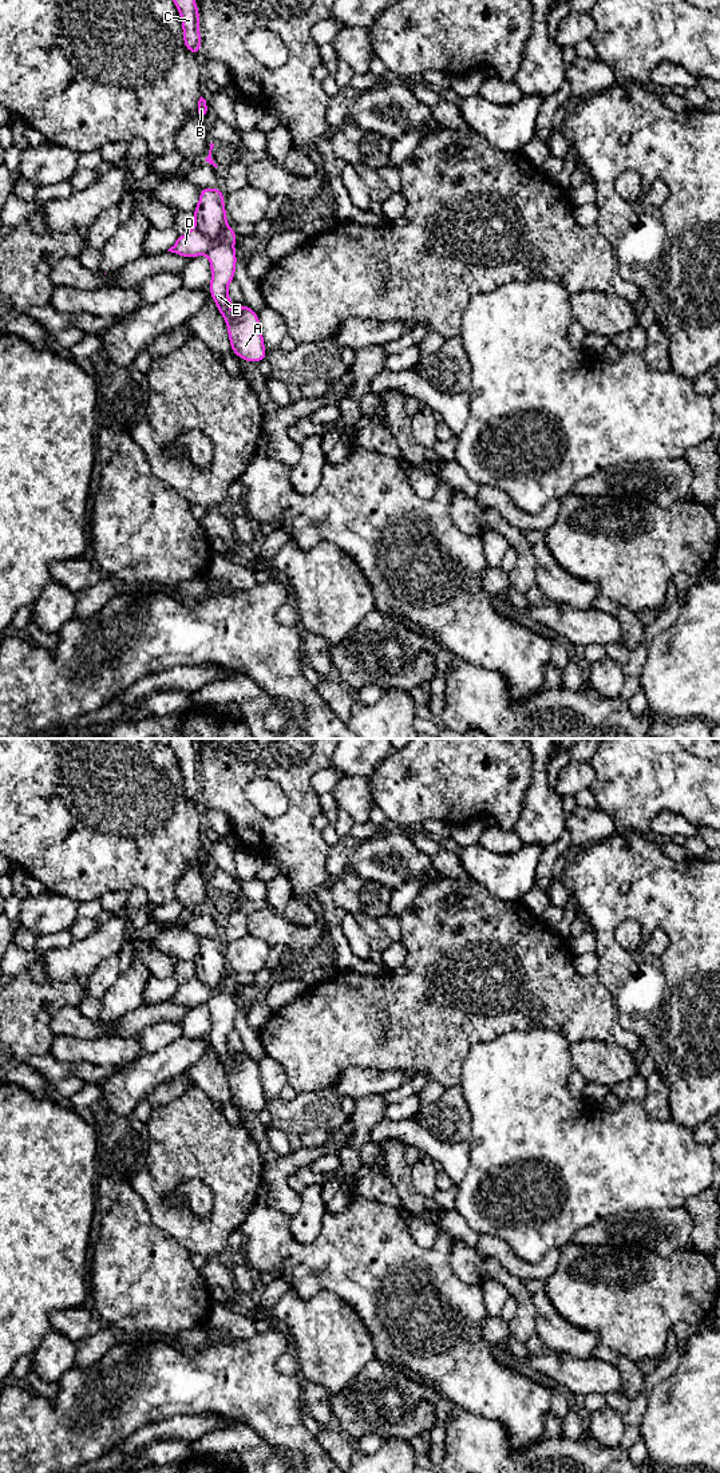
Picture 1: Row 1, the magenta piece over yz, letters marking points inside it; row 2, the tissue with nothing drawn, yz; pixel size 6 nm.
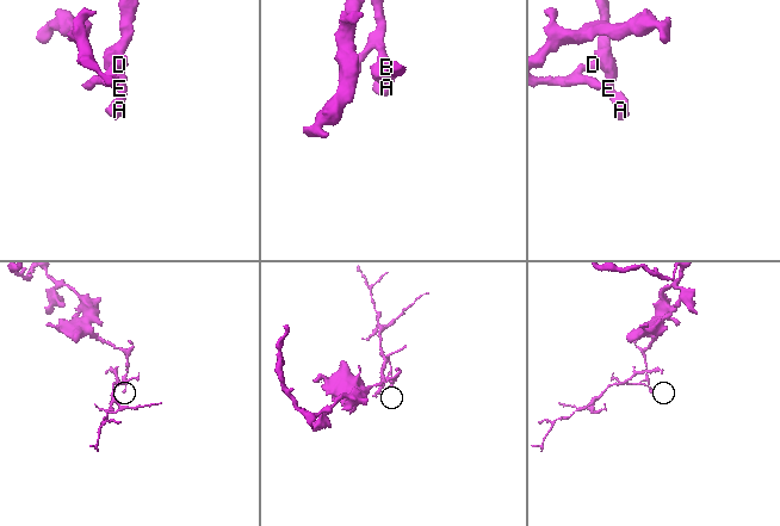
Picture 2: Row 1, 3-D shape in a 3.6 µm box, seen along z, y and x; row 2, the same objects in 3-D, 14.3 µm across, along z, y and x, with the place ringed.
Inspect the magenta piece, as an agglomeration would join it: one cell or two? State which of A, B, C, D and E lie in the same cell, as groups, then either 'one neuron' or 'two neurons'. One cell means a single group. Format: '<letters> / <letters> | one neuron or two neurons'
A B C E / D | two neurons

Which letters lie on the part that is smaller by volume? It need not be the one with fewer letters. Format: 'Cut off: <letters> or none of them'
Cut off: D

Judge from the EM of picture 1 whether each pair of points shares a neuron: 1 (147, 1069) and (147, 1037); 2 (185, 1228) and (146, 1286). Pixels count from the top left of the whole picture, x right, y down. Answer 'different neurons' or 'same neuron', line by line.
1: different neurons
2: different neurons

